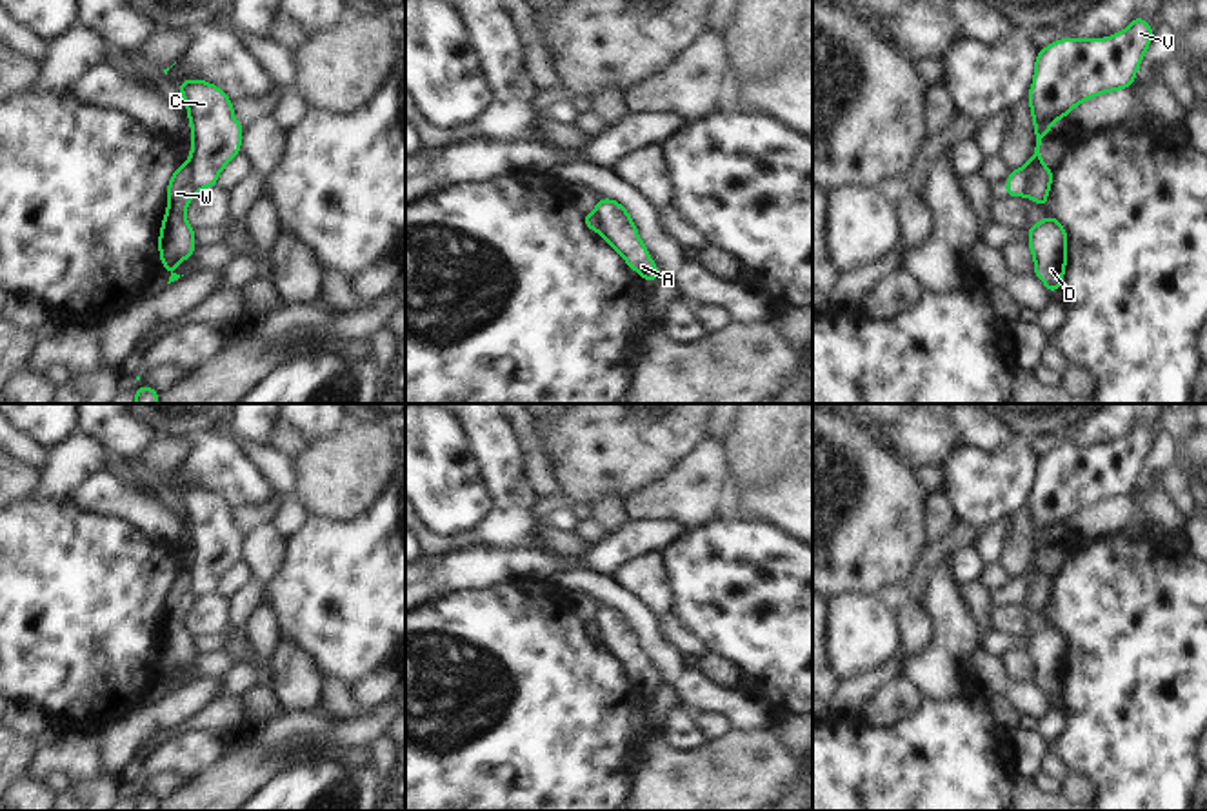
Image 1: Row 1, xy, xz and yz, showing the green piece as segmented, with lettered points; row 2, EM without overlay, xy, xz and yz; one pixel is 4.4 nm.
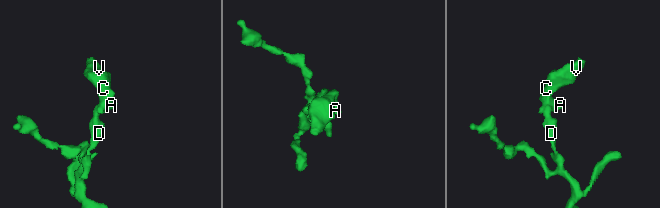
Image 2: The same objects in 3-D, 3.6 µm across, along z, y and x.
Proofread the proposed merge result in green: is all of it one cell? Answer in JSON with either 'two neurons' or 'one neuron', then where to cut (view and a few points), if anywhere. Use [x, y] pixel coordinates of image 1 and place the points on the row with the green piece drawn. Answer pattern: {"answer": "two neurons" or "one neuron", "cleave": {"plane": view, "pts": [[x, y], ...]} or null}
{"answer": "two neurons", "cleave": {"plane": "yz", "pts": [[1044, 164], [1033, 170], [1031, 184], [1024, 195]]}}

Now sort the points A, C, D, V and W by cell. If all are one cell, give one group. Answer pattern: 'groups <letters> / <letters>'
groups A C V / D W

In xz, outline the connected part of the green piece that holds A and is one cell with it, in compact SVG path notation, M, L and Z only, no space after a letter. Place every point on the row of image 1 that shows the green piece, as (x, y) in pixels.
M600 198L594 215L600 222L602 238L629 264L631 269L653 284L662 273L651 260L625 207L616 200Z

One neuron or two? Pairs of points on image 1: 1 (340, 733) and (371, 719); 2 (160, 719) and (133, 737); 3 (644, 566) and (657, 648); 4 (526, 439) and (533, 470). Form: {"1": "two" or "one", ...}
{"1": "one", "2": "one", "3": "two", "4": "one"}

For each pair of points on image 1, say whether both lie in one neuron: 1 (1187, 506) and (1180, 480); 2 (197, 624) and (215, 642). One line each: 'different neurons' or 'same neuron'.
1: same neuron
2: different neurons

